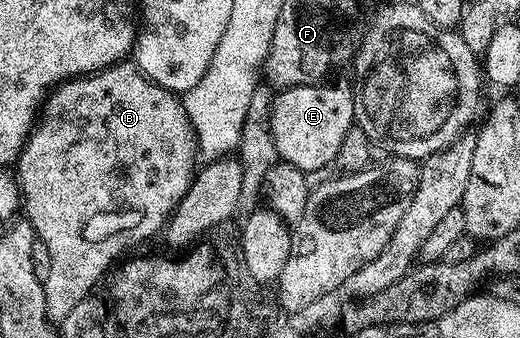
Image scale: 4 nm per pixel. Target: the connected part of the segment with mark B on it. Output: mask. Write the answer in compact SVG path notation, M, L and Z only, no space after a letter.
M120 62L110 64L96 72L89 72L79 76L72 76L61 84L56 84L47 93L41 104L41 111L37 116L37 123L30 129L26 143L19 151L17 159L17 185L21 193L21 208L25 219L35 232L38 243L44 244L49 250L49 278L42 280L45 290L45 308L52 322L65 318L65 314L73 311L73 306L81 302L86 296L96 291L95 283L108 275L109 269L124 255L126 248L147 240L155 231L166 225L169 217L174 212L179 199L186 194L193 179L193 171L197 166L197 145L195 134L191 131L191 120L183 108L182 99L168 88L154 84L147 79L134 63Z

